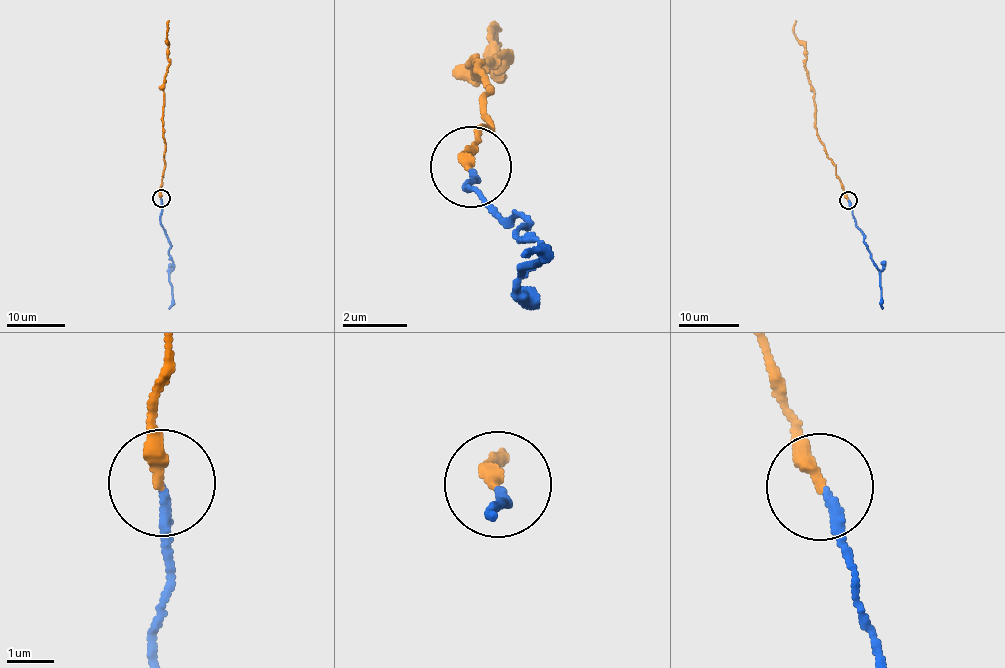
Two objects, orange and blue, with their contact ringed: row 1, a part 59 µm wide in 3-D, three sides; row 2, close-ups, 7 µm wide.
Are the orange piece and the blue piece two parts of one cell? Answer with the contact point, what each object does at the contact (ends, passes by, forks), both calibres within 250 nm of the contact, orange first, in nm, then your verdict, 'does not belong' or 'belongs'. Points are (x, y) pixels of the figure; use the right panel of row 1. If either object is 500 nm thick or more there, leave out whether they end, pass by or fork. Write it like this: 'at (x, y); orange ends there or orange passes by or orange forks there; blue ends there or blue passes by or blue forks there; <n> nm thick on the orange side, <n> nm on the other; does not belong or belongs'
at (848, 200); orange ends there; blue ends there; 320 nm thick on the orange side, 200 nm on the other; belongs

